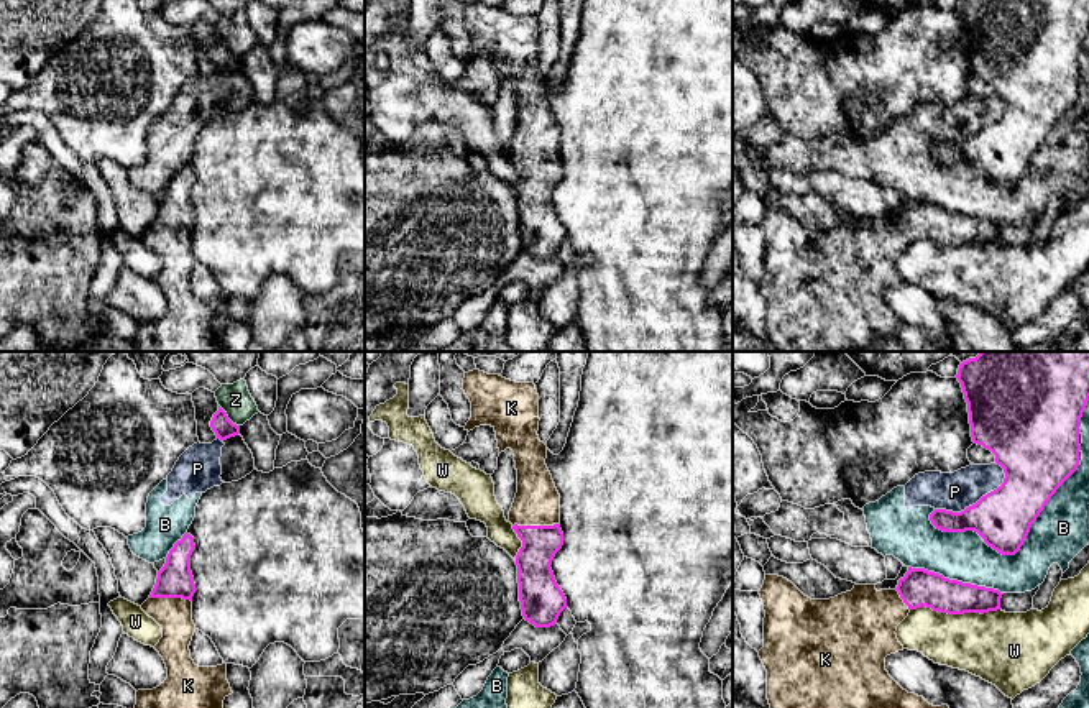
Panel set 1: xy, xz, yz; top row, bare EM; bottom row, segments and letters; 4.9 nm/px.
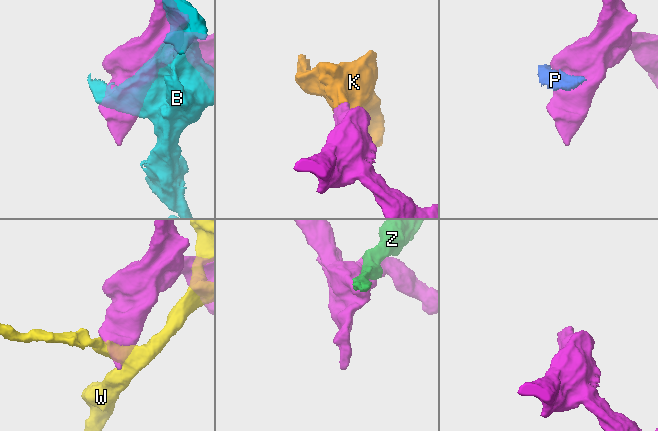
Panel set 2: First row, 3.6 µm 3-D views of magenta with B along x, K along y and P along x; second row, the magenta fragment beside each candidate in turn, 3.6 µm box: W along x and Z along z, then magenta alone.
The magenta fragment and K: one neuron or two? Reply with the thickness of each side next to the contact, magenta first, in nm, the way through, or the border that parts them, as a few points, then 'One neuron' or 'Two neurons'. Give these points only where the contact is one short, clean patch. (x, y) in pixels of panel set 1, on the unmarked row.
Thickness 180 nm (magenta) against 220 nm. One neuron

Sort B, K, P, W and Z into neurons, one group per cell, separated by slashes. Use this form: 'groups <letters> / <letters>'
groups B P / K / W / Z

